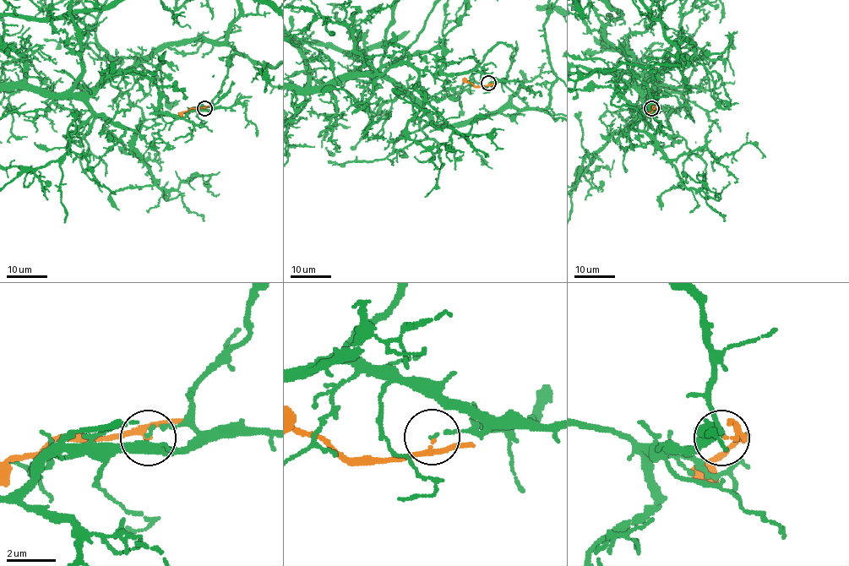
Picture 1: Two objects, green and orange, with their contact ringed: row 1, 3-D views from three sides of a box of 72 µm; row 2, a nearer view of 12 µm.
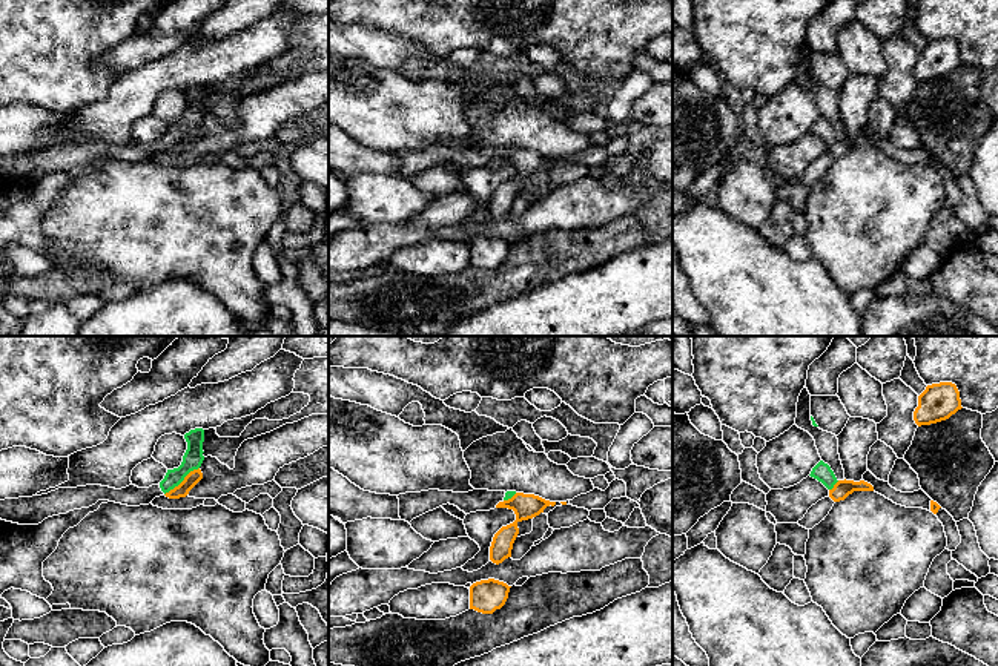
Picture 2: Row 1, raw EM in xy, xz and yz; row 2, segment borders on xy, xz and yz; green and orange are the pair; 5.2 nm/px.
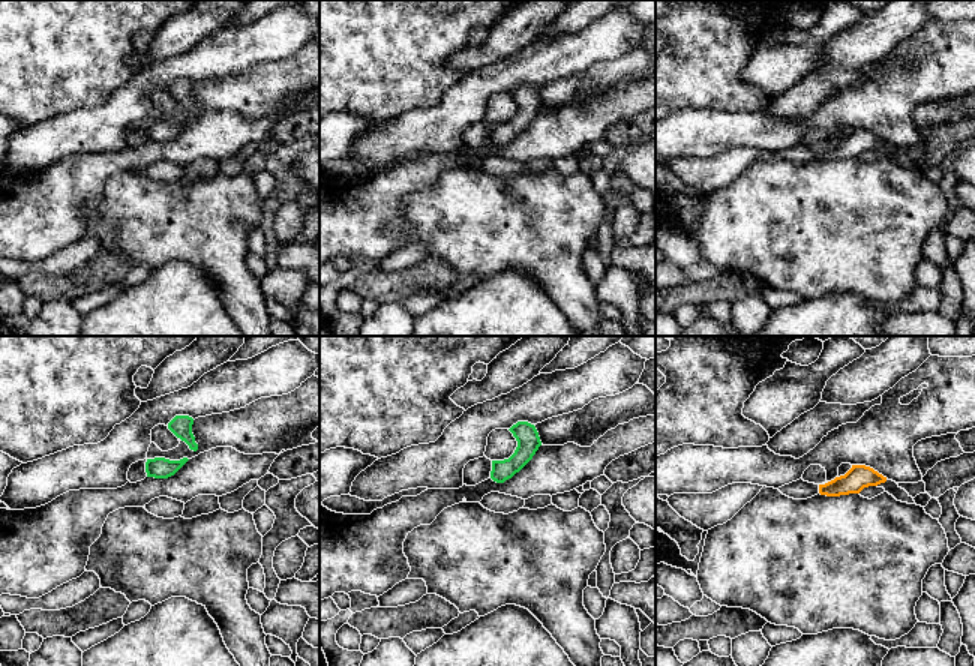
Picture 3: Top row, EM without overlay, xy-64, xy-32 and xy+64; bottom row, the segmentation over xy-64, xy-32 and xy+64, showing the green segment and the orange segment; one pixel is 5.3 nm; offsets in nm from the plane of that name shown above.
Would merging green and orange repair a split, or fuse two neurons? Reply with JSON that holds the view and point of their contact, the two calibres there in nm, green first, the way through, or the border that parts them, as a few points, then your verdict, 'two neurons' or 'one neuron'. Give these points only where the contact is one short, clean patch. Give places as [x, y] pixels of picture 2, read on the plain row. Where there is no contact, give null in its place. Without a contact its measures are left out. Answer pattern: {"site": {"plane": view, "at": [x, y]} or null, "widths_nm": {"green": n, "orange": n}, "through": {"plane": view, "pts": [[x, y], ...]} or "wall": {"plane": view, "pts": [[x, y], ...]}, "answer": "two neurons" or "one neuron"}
{"site": {"plane": "xy", "at": [181, 137]}, "widths_nm": {"green": 110, "orange": 70}, "wall": {"plane": "xy", "pts": [[198, 123], [165, 151]]}, "answer": "two neurons"}

